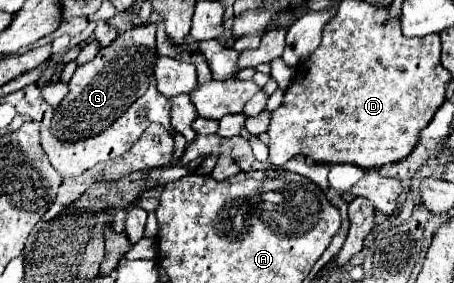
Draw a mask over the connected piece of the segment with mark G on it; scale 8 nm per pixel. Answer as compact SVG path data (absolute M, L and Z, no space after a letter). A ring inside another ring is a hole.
M136 25L118 35L108 47L100 49L92 61L80 65L68 81L68 95L52 117L50 133L62 141L94 137L108 129L140 95L144 95L152 81L154 59L158 57L154 33L154 25Z

